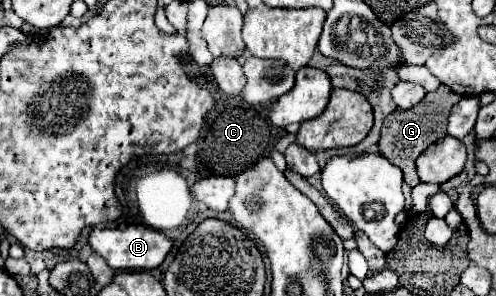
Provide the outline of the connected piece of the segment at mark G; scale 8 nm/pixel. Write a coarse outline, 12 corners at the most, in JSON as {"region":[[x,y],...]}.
{"region":[[447,85],[385,117],[379,151],[419,185],[415,159],[447,135]]}

